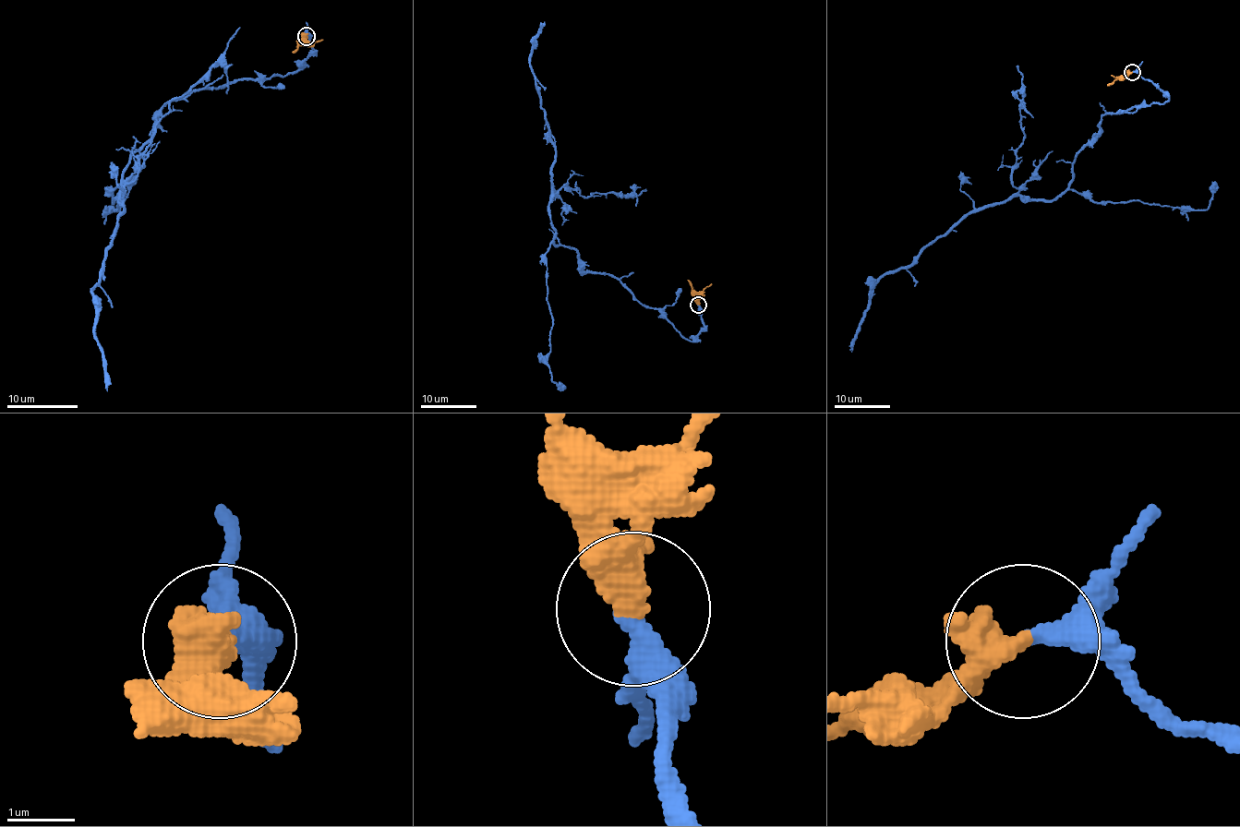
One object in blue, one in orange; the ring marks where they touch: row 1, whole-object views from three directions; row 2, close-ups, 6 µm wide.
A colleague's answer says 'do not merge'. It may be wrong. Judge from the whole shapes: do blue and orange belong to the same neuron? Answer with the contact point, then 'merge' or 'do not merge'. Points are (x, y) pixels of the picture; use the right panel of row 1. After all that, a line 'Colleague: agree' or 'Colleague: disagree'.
(1132, 72) | merge
Colleague: disagree

